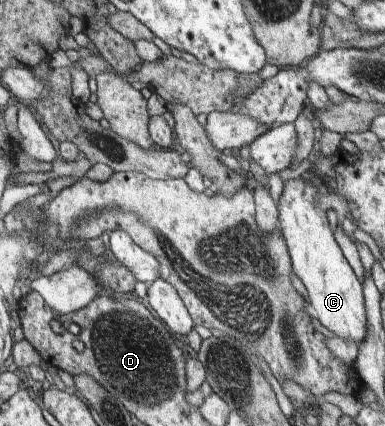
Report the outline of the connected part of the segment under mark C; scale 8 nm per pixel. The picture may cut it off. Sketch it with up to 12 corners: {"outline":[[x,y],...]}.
{"outline":[[287,180],[279,226],[310,314],[367,338],[363,286],[315,206],[317,183]]}

